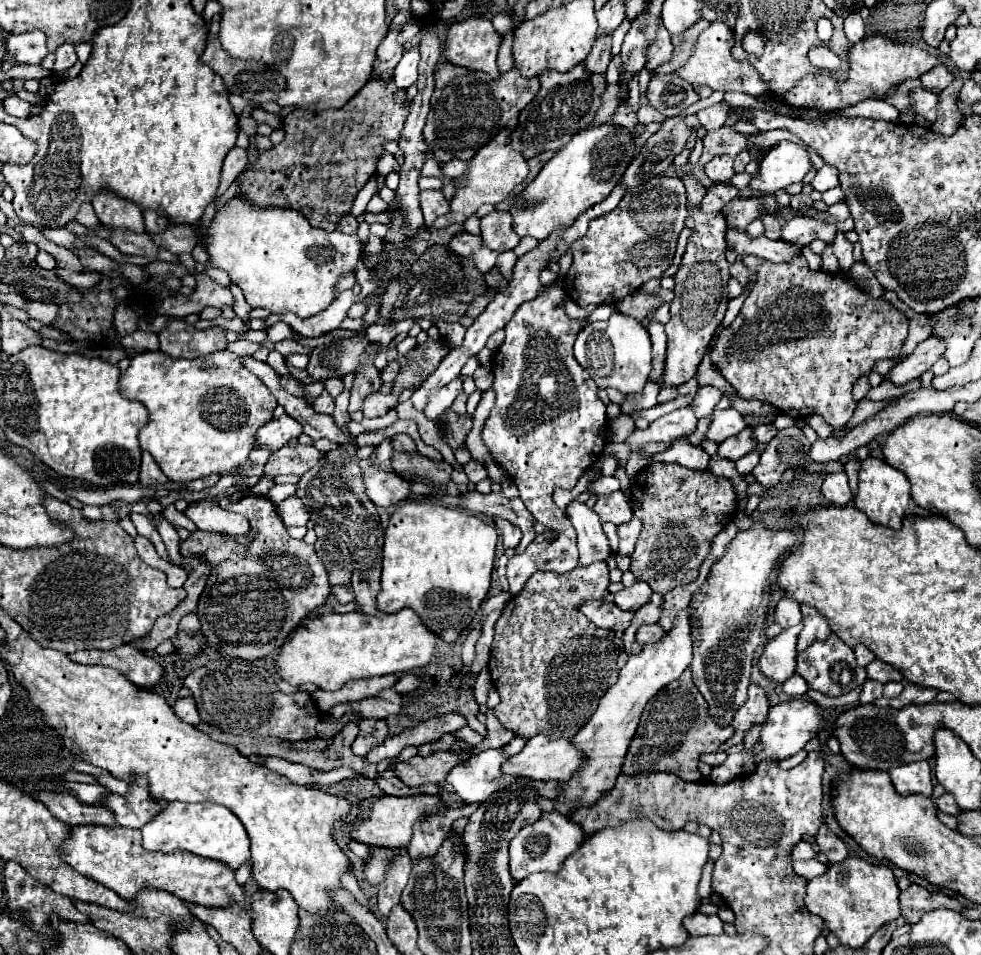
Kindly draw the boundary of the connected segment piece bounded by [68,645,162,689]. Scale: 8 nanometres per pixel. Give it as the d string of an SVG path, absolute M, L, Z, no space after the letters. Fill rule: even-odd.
M120 645L108 651L98 651L98 649L76 651L76 653L70 653L68 657L80 665L114 667L142 689L154 687L162 675L160 665L152 657L148 657L144 651L136 649L134 645Z

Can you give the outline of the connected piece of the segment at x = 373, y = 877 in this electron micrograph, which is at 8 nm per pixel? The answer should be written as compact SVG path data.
M370 847L370 857L364 867L364 879L370 885L380 885L384 881L388 863L398 857L406 855L406 849L384 849L384 847Z

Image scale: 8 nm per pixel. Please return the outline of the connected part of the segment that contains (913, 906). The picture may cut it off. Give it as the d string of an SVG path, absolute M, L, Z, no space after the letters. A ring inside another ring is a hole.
M910 885L906 891L900 893L900 905L902 905L902 915L906 923L914 925L920 921L924 911L934 911L934 909L954 909L962 911L962 903L956 897L944 895L944 893L932 893L920 885Z

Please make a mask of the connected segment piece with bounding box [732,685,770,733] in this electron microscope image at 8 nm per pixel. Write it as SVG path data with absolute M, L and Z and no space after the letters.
M750 685L750 689L748 689L748 701L734 715L734 721L732 721L734 731L748 733L752 727L756 727L762 721L766 721L768 709L770 709L770 705L768 705L766 693L758 685Z

